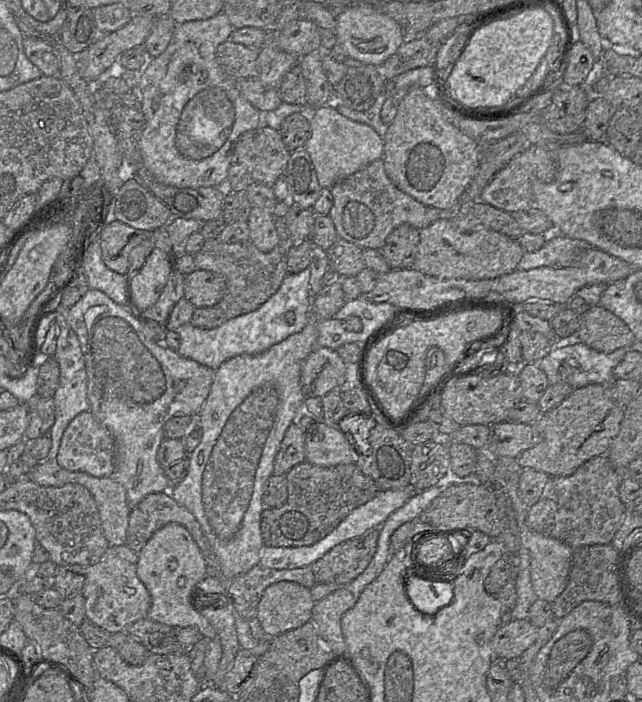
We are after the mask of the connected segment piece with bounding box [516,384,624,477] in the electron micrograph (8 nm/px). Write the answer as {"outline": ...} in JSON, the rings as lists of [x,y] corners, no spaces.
{"outline":[[[602,384],[574,388],[556,407],[533,423],[539,442],[516,460],[519,469],[533,469],[552,476],[568,476],[589,459],[606,455],[619,432],[624,406],[612,400]]]}

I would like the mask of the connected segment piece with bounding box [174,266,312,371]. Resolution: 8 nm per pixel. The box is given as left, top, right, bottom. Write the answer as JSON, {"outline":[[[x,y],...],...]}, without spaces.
{"outline":[[[308,266],[298,273],[287,273],[278,290],[250,313],[228,319],[213,329],[197,328],[190,323],[178,327],[174,330],[180,336],[177,352],[184,358],[216,371],[223,362],[234,356],[262,353],[290,335],[300,332],[308,322],[311,300]]]}

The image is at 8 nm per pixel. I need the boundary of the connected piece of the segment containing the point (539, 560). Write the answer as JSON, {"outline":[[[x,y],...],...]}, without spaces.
{"outline":[[[537,532],[528,539],[531,583],[538,599],[553,603],[568,583],[573,549]]]}

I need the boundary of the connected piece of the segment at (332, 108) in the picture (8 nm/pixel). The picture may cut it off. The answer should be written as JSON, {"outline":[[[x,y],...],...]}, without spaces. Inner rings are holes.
{"outline":[[[329,102],[327,104],[319,106],[319,107],[309,107],[309,108],[311,109],[311,111],[307,112],[307,114],[310,117],[310,136],[304,144],[304,148],[308,152],[308,154],[310,155],[310,157],[313,161],[317,179],[318,179],[318,182],[322,188],[330,188],[337,181],[357,172],[358,170],[366,167],[368,164],[372,163],[375,160],[382,159],[384,142],[383,142],[383,139],[378,135],[378,133],[371,126],[361,123],[361,122],[351,120],[351,119],[343,116],[342,114],[340,114],[337,111],[336,104],[333,102]]]}

